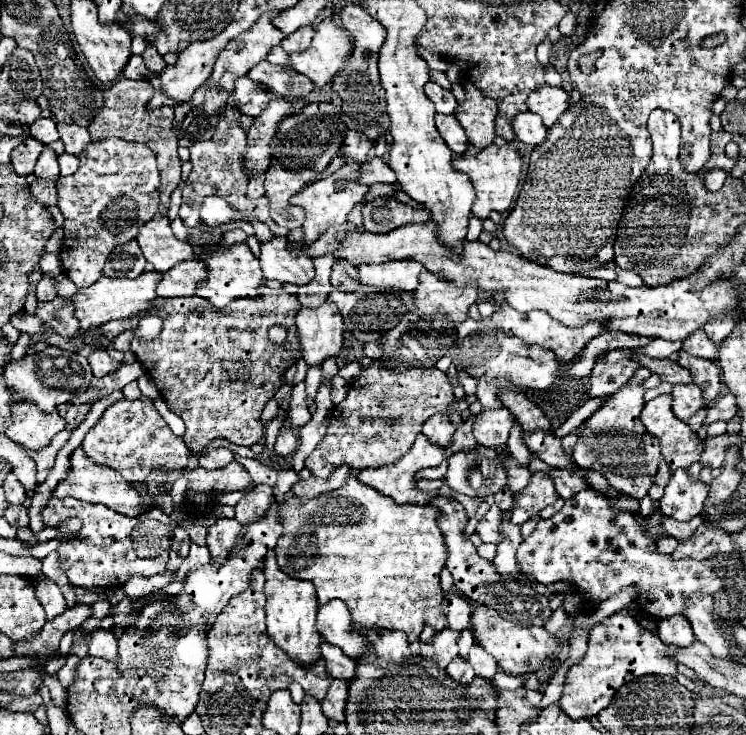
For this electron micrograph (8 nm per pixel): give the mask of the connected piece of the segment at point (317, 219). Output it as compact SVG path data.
M351 161L351 163L345 163L339 171L327 175L325 179L319 179L319 181L311 183L309 187L305 187L303 191L299 191L299 193L295 193L291 197L293 205L301 205L305 209L303 229L305 229L305 241L307 241L307 245L315 243L317 237L327 231L327 227L345 223L347 215L355 209L355 205L359 205L367 197L369 187L361 185L357 181L359 175L361 175L361 163Z

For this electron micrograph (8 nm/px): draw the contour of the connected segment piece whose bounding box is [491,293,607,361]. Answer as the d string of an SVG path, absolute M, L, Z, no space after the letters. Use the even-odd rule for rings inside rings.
M495 293L493 295L493 305L497 305L499 309L491 315L491 321L503 329L507 335L511 337L519 337L523 343L527 345L539 345L547 351L553 351L559 359L565 359L565 361L571 361L577 353L583 351L583 347L597 335L601 335L605 331L607 325L603 325L603 321L587 321L579 327L561 327L561 323L557 323L553 317L549 317L547 313L543 311L529 311L529 313L519 313L515 311L513 307L507 307L507 301L501 297L501 293Z

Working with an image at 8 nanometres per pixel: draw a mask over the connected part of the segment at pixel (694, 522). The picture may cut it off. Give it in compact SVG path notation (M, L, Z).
M697 515L695 519L691 519L691 521L677 521L677 519L667 517L667 519L663 521L663 527L665 527L665 531L667 531L671 537L683 541L683 539L691 539L701 523L703 523L703 519L701 519L699 515Z

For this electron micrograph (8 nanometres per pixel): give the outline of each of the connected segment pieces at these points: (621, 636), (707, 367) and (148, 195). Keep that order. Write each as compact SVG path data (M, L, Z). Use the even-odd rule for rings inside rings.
M627 609L617 611L603 623L595 625L589 633L589 649L581 663L571 665L565 677L565 689L559 699L559 707L571 719L589 719L595 717L601 709L609 705L615 691L627 681L641 675L669 675L677 677L677 659L675 653L679 645L663 643L655 633L639 625Z
M679 351L679 359L677 363L681 367L687 367L693 375L695 375L695 383L703 387L703 397L705 397L705 405L709 405L721 387L721 369L715 365L715 361L707 361L707 359L695 359L693 355L687 355L685 351Z
M117 137L89 143L79 155L79 161L79 169L73 175L59 177L57 181L57 207L65 217L61 265L65 275L83 289L103 275L103 265L113 247L133 239L137 231L157 215L159 171L153 151L141 143Z

